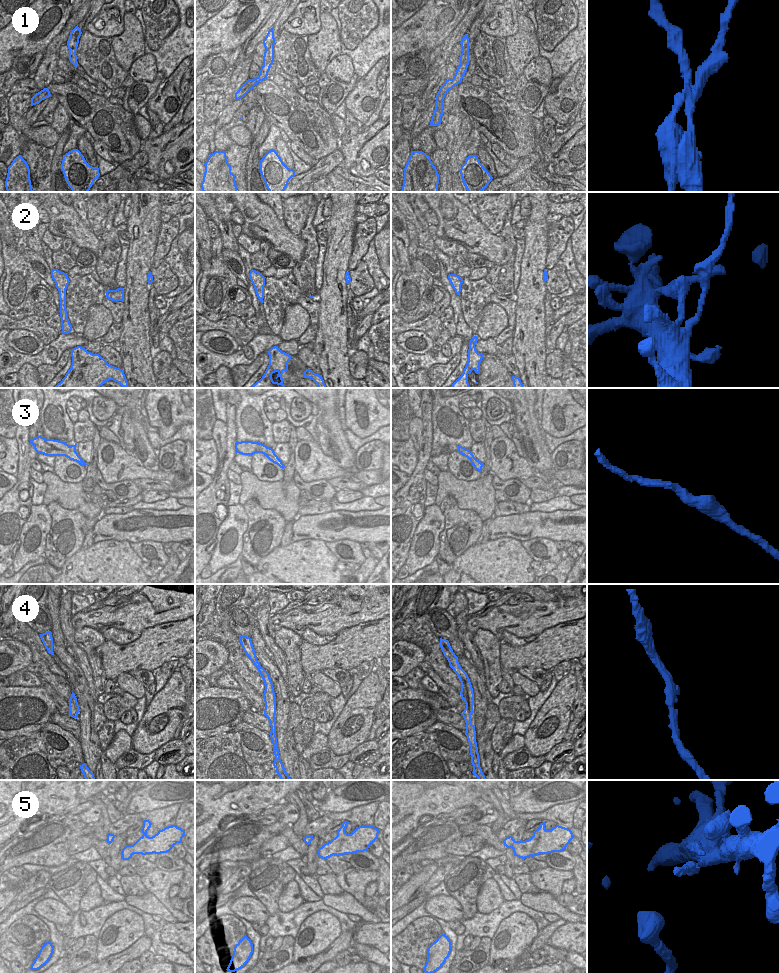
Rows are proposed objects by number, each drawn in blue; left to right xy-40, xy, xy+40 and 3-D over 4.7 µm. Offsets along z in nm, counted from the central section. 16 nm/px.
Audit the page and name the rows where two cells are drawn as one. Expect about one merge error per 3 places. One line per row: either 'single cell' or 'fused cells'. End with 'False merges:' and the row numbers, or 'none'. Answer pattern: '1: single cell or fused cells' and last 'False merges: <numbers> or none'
1: fused cells
2: fused cells
3: single cell
4: single cell
5: fused cells
False merges: 1, 2, 5

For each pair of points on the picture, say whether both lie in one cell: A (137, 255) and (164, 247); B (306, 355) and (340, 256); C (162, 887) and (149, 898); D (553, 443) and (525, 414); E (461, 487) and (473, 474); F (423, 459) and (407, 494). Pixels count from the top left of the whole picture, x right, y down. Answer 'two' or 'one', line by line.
A: two
B: two
C: two
D: two
E: two
F: one

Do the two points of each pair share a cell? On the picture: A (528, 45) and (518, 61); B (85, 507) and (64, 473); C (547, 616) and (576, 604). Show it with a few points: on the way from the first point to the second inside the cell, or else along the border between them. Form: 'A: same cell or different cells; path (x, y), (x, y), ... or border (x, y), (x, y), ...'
A: same cell; path (524, 49), (519, 57)
B: different cells; border (54, 472), (63, 481), (81, 482)
C: same cell; path (554, 613), (569, 609)

